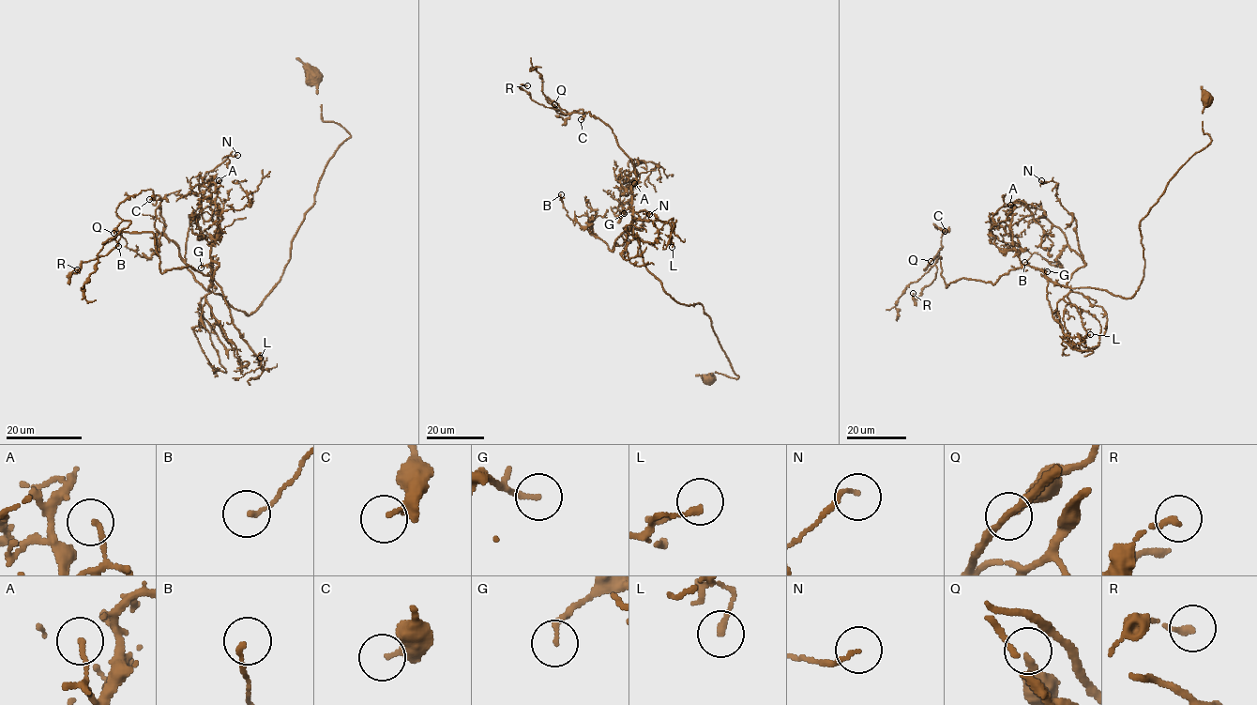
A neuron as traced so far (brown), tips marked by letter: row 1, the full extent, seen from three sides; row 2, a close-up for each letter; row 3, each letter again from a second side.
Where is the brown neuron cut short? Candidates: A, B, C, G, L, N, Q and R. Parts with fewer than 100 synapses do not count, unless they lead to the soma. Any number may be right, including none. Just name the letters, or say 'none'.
none

